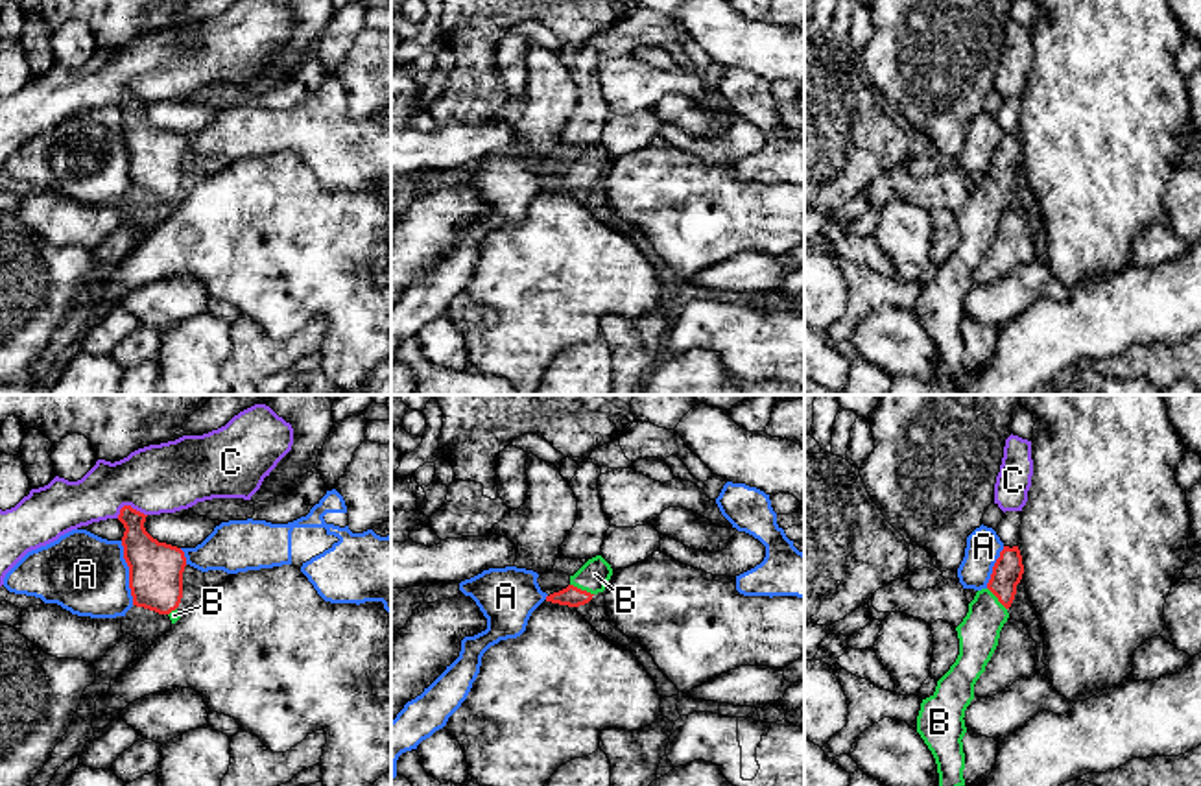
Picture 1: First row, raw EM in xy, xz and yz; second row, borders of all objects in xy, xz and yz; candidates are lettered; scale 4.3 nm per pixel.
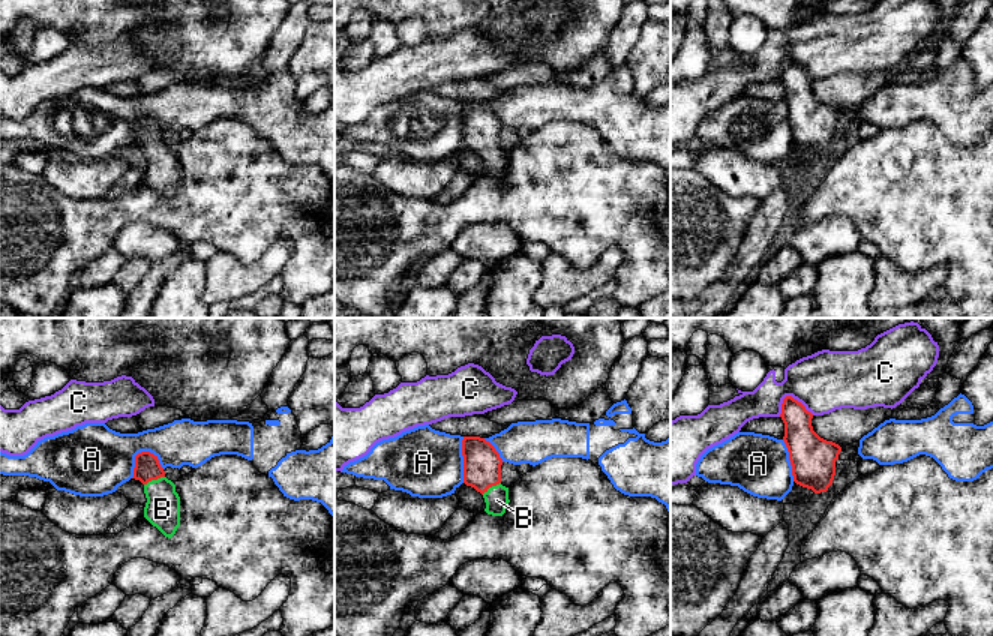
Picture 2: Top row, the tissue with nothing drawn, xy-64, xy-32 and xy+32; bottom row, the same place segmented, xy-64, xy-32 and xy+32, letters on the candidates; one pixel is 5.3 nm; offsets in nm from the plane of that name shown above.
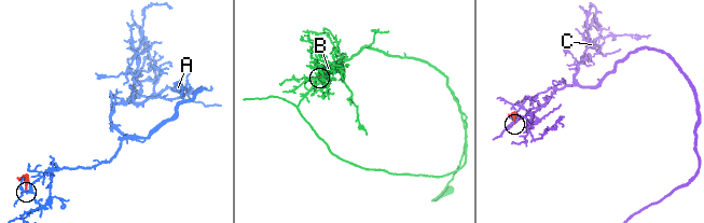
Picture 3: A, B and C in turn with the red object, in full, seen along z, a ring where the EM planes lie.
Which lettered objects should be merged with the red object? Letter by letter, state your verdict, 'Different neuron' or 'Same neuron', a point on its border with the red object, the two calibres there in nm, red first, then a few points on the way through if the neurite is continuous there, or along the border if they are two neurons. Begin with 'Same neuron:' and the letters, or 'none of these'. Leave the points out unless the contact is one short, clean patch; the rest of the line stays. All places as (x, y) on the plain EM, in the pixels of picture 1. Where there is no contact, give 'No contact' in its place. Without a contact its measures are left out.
Same neuron: B
A: Different neuron. Touches red at xy (130, 159). Thickness 240 nm (red) against 360 nm. Boundary: xy (120, 128), (124, 148), (130, 155), (133, 190)
B: Same neuron. Touches red at xz (580, 176). Thickness 90 nm (red) against 140 nm. Path across: xz (572, 183), (580, 176), (594, 161)
C: Different neuron. Touches red at xy (130, 93). Thickness 190 nm (red) against 300 nm. Boundary: xy (146, 102), (124, 93), (117, 104)

